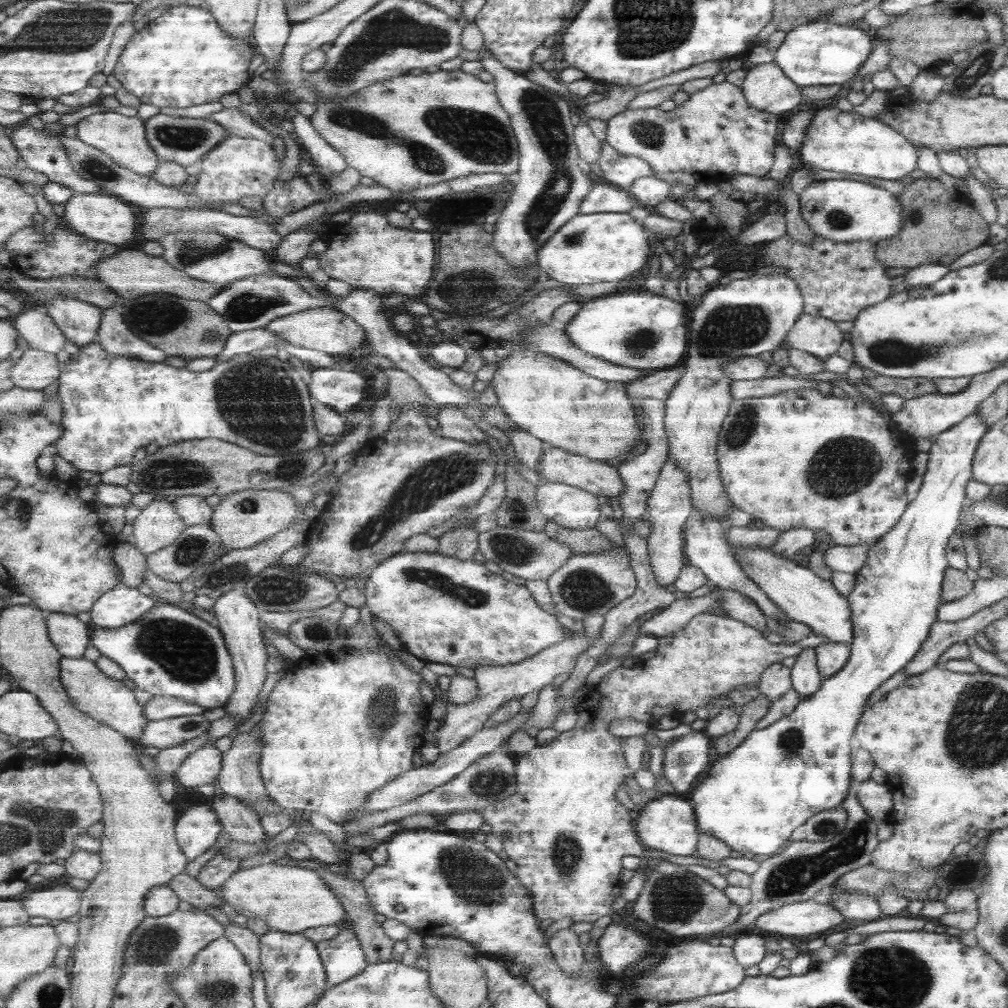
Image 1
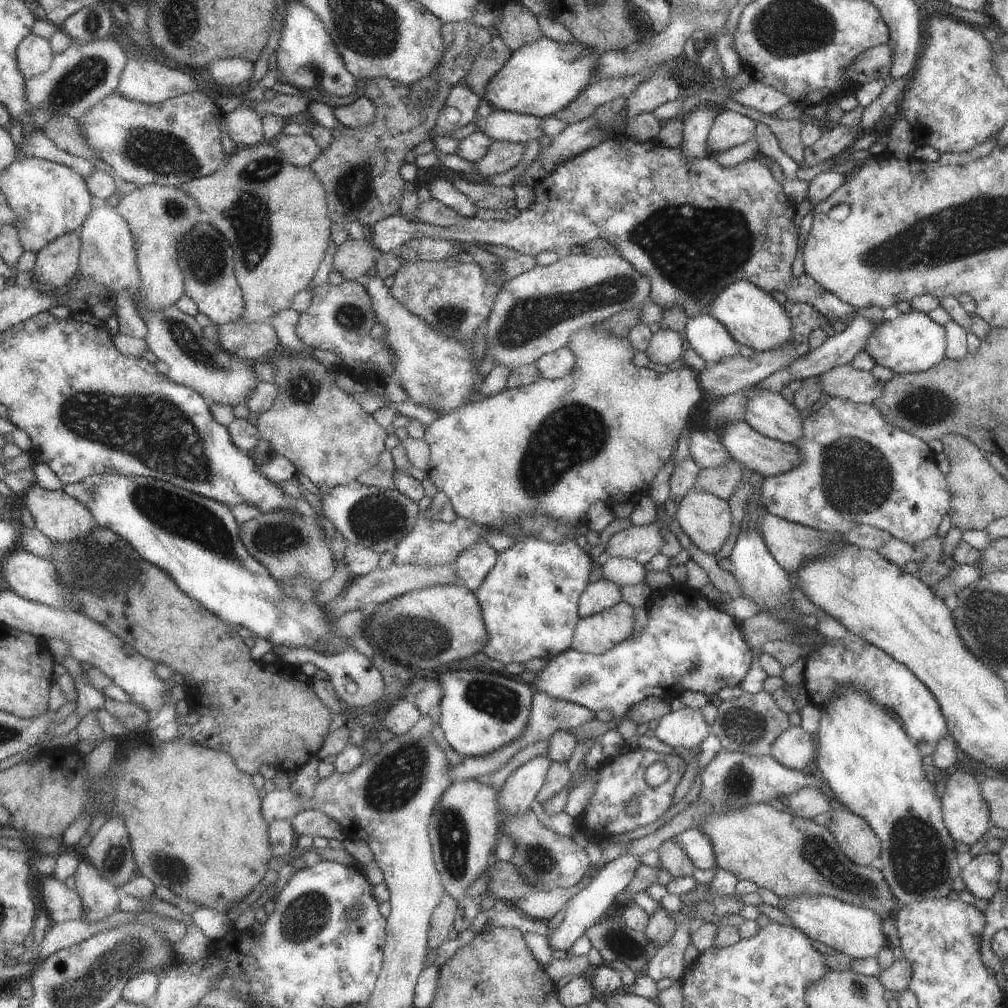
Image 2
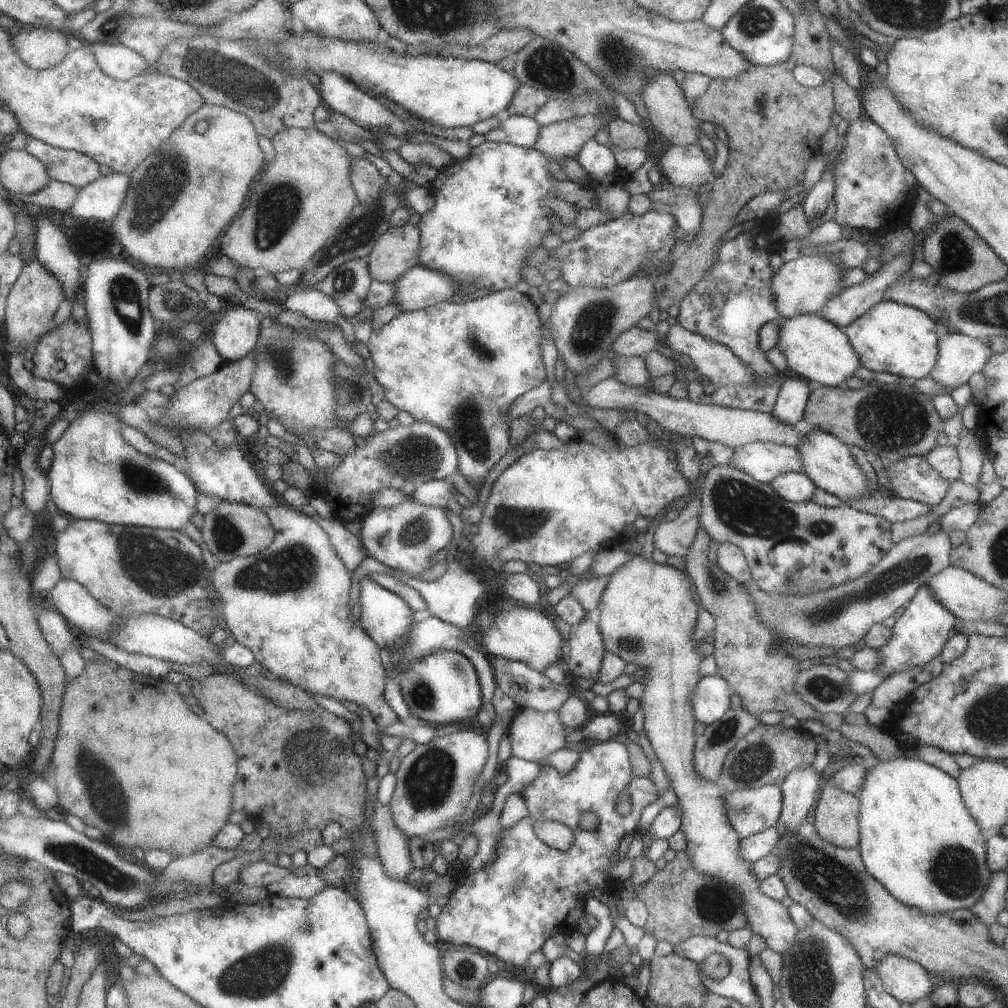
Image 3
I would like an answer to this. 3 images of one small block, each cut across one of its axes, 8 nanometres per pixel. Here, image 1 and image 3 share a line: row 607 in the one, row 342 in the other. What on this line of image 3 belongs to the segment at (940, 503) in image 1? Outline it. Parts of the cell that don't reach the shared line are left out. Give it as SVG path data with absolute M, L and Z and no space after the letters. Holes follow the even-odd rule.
M881 300L843 328L843 333L859 360L870 371L886 372L917 381L928 377L938 354L939 332L931 315L894 301Z

